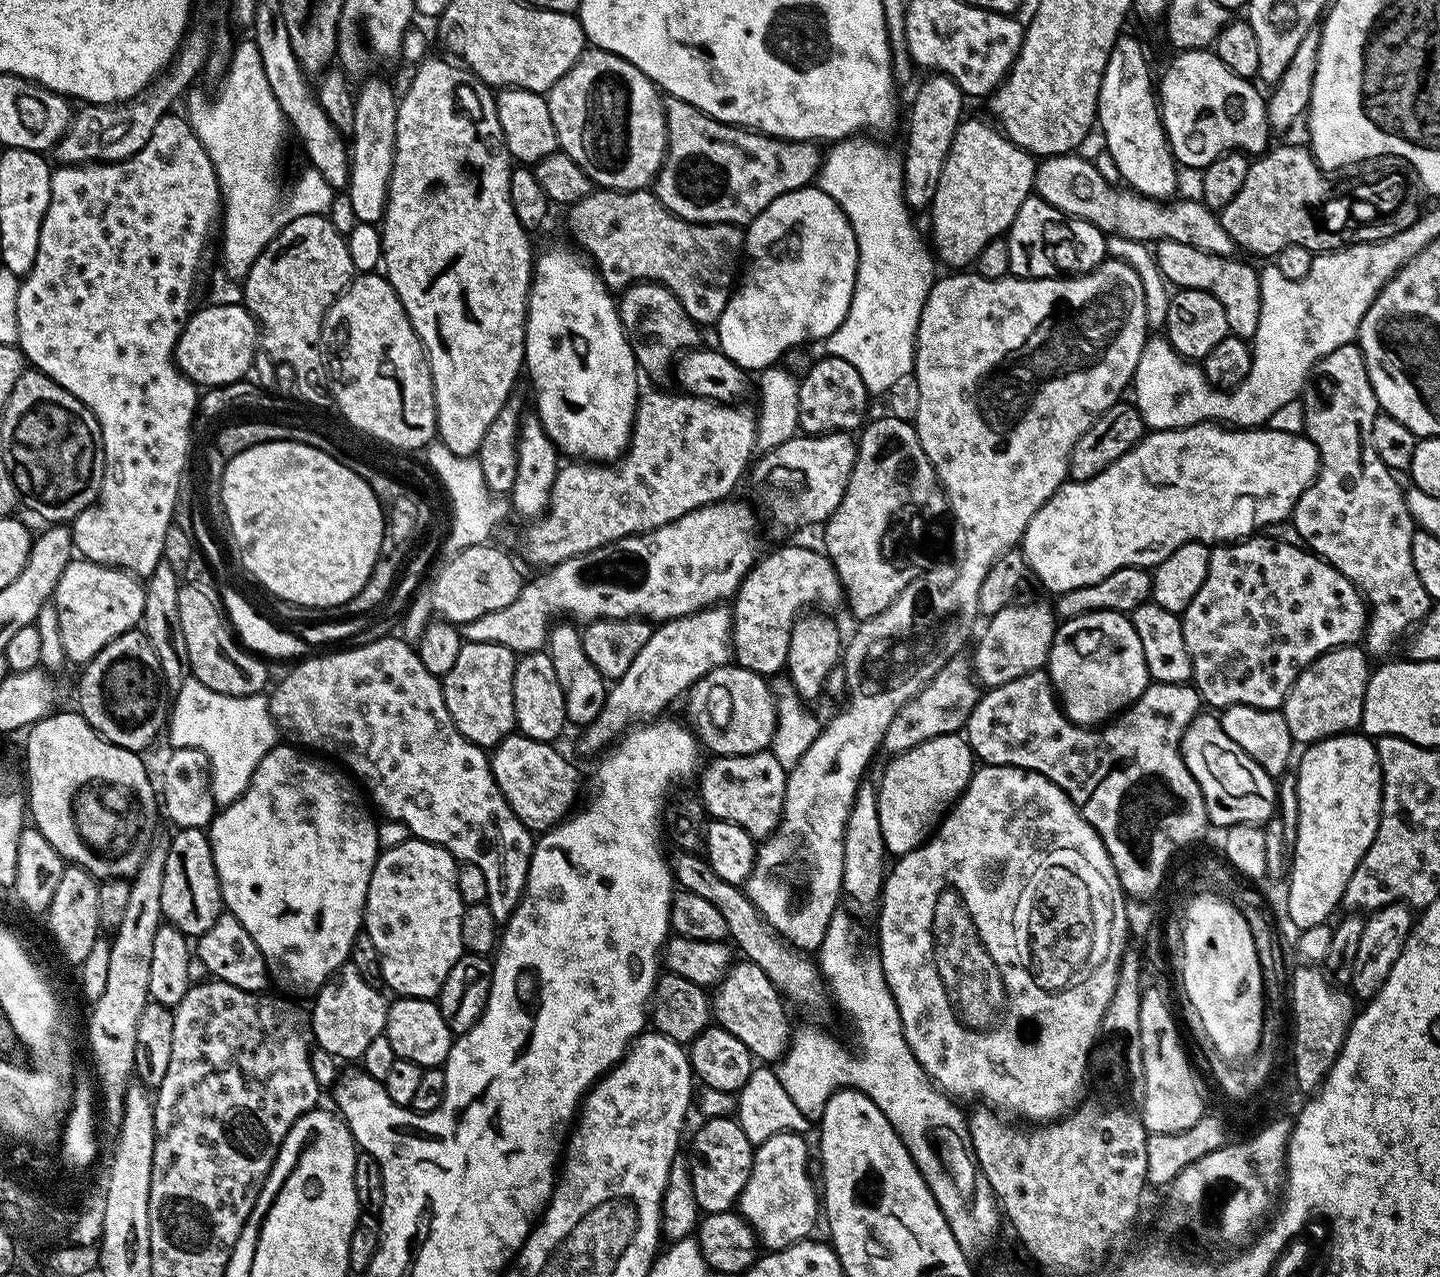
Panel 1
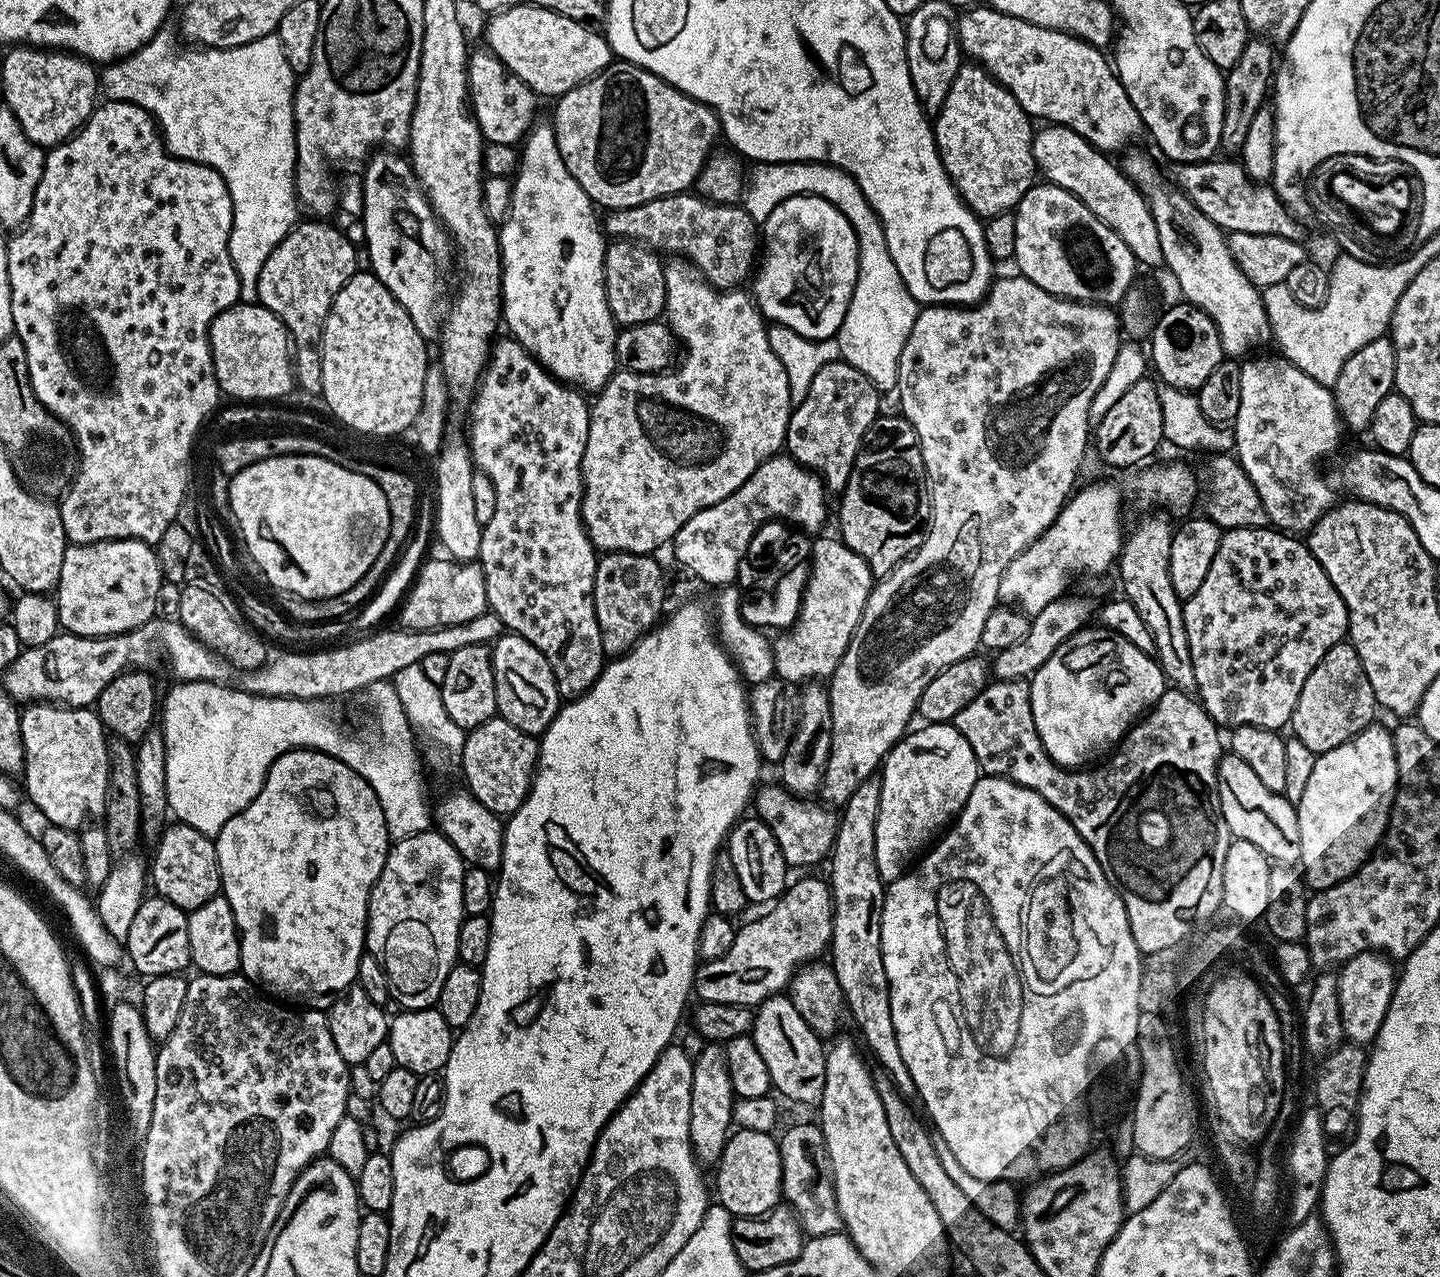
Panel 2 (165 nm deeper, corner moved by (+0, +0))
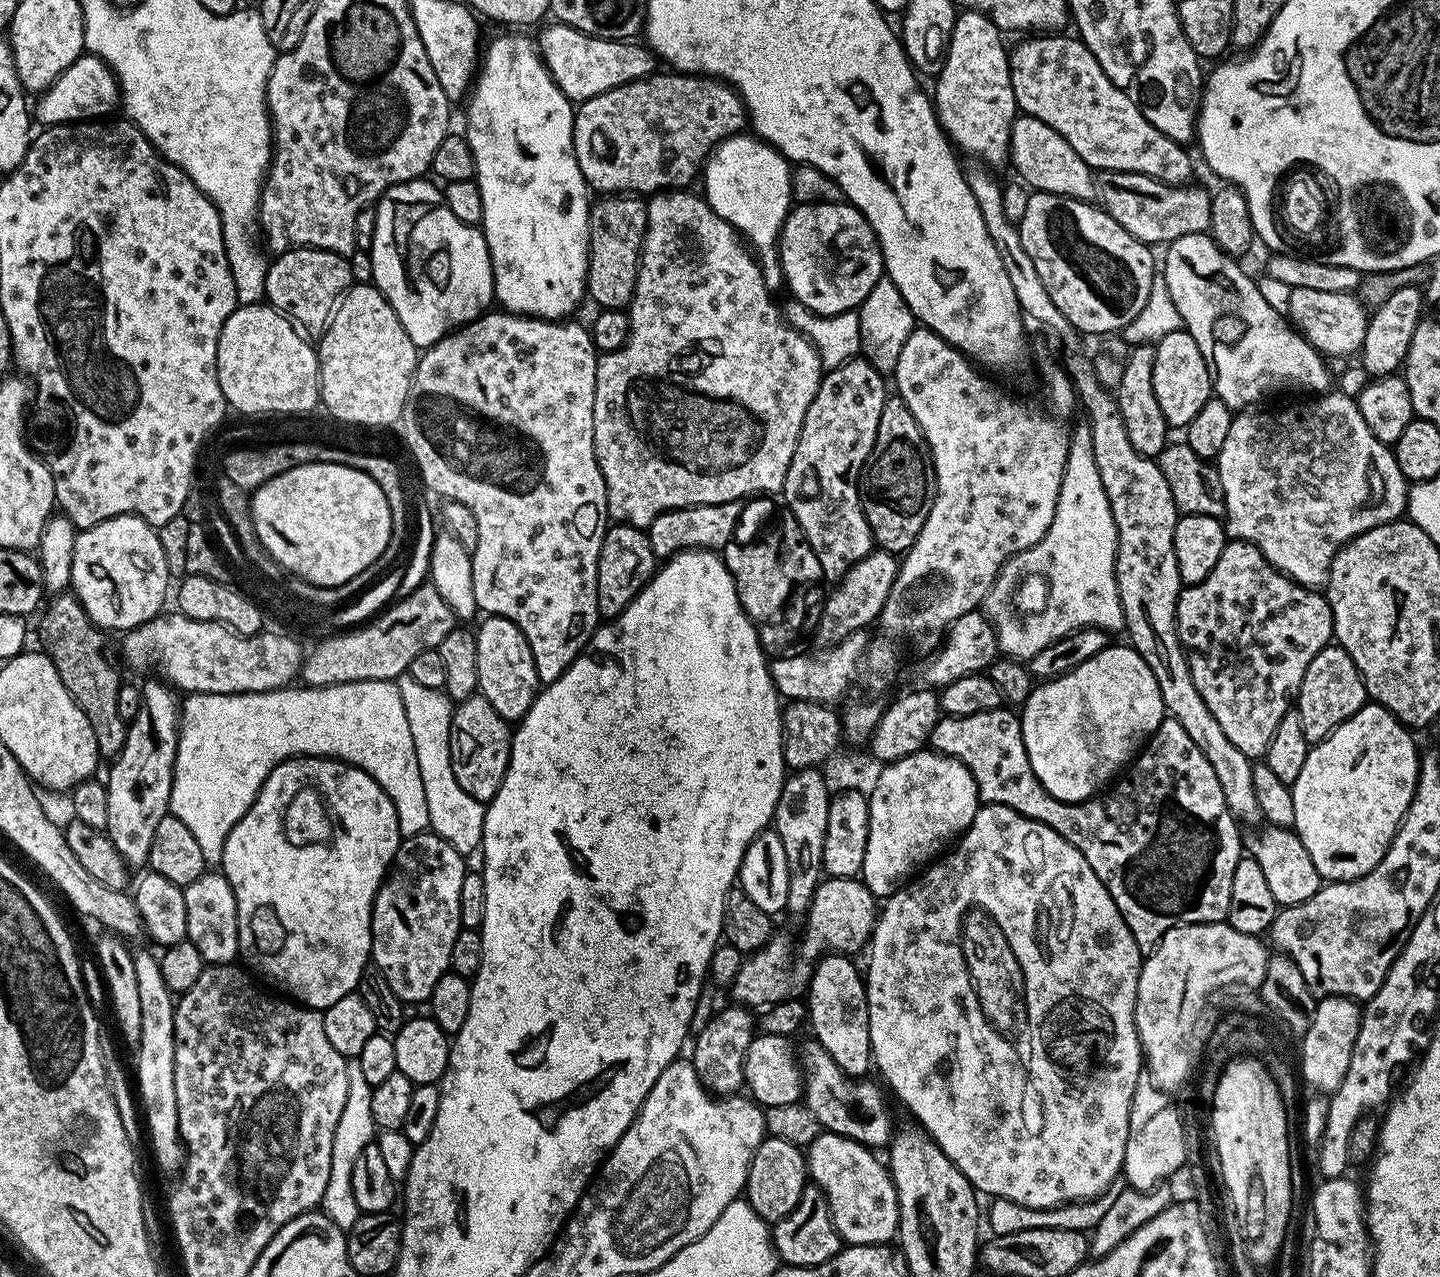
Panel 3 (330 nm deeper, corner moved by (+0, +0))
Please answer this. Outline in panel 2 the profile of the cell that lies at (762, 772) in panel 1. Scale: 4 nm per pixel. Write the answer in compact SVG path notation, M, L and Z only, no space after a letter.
M779 783L766 784L757 787L754 793L755 815L763 824L770 826L778 842L778 850L782 850L782 858L787 862L789 869L812 870L815 869L812 868L815 864L820 864L823 860L825 863L829 859L832 843L836 841L837 813L832 813L833 809L823 803L815 804L815 799L795 796Z

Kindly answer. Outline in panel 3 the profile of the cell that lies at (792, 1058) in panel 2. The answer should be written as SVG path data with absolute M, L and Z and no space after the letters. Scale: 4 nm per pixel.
M808 1038L804 1045L799 1045L798 1059L800 1070L804 1073L802 1103L809 1108L821 1129L857 1140L873 1150L887 1149L892 1143L894 1123L885 1089L879 1083L876 1085L872 1078L845 1076L838 1062L834 1062L834 1058L830 1058L830 1054L826 1054L826 1050L814 1038Z

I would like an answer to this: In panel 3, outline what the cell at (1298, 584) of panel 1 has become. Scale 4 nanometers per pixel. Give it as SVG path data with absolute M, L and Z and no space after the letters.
M1235 538L1225 543L1214 570L1202 582L1187 585L1181 591L1176 607L1176 633L1202 702L1210 706L1210 714L1222 726L1226 738L1249 758L1267 757L1278 722L1293 711L1302 678L1306 678L1306 666L1314 662L1314 654L1334 636L1327 595L1291 580L1266 559L1256 544Z

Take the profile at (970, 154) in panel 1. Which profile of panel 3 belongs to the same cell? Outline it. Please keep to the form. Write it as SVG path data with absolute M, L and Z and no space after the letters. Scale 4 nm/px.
M964 10L957 15L952 36L948 40L948 53L939 76L935 77L936 96L934 92L934 107L936 119L939 120L944 135L952 141L961 153L973 156L973 161L997 170L1010 160L1010 138L1012 123L1016 121L1018 109L1014 98L1012 85L1012 62L1009 49L1004 49L1005 37L1001 28L986 14Z

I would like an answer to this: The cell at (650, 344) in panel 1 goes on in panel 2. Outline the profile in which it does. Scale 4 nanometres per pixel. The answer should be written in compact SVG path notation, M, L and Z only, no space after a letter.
M613 239L604 249L604 289L610 314L617 325L641 324L661 319L665 315L665 261L653 249L635 240Z

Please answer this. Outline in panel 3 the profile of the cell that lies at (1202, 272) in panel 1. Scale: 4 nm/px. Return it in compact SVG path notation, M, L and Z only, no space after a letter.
M1017 115L1012 123L1012 137L1010 138L1010 164L1016 167L1016 172L1021 181L1029 189L1037 192L1049 192L1059 196L1069 196L1075 200L1097 199L1096 176L1093 169L1089 168L1078 154L1074 154L1074 146L1062 138L1046 122L1033 116Z

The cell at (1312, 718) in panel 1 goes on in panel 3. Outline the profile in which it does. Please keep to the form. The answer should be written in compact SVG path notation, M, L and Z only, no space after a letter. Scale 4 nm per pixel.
M1330 642L1318 654L1314 654L1314 662L1306 666L1306 678L1302 678L1300 692L1296 695L1295 711L1302 718L1302 731L1306 733L1306 742L1311 746L1322 743L1335 728L1342 726L1346 718L1358 714L1370 697L1358 666L1354 666L1354 658L1346 654L1339 644Z

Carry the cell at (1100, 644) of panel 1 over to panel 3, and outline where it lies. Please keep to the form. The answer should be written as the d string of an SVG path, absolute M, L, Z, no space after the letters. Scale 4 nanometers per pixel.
M1109 646L1094 654L1094 658L1086 658L1082 666L1074 666L1074 670L1053 680L1037 683L1026 698L1019 718L1026 754L1038 782L1054 798L1081 804L1083 800L1093 799L1107 780L1115 781L1131 765L1166 719L1166 713L1158 682L1136 649Z

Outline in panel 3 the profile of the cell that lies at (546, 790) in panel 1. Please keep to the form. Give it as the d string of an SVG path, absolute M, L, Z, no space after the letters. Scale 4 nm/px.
M477 694L455 705L450 726L450 758L454 778L470 798L487 802L498 794L510 762L512 734L509 721L500 717L485 696Z

